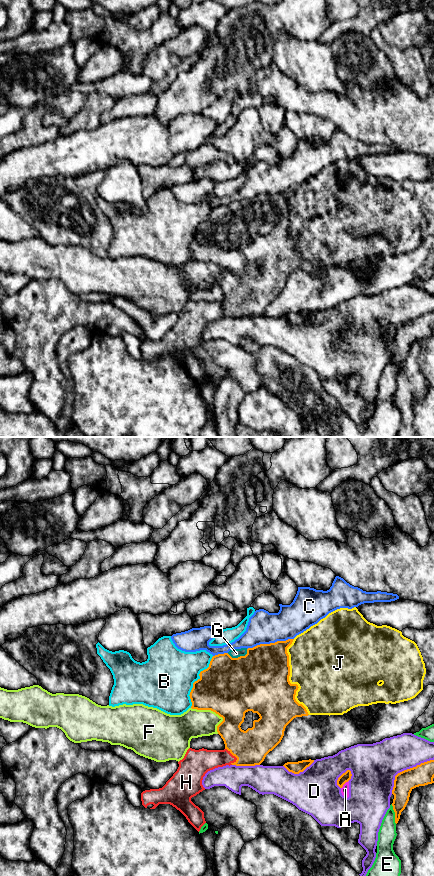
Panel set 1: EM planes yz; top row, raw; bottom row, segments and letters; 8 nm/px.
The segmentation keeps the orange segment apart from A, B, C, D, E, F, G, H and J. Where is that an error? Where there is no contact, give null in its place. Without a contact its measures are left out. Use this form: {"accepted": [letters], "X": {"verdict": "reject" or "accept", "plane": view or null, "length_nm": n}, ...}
{"accepted": ["G", "H"], "A": {"verdict": "reject", "plane": "yz", "length_nm": 90}, "B": {"verdict": "reject", "plane": "yz", "length_nm": 460}, "C": {"verdict": "reject", "plane": "yz", "length_nm": 380}, "D": {"verdict": "reject", "plane": "yz", "length_nm": 440}, "E": {"verdict": "reject", "plane": "yz", "length_nm": 170}, "F": {"verdict": "reject", "plane": "yz", "length_nm": 300}, "G": {"verdict": "accept", "plane": "yz", "length_nm": 170}, "H": {"verdict": "accept", "plane": "yz", "length_nm": 150}, "J": {"verdict": "reject", "plane": "yz", "length_nm": 600}}

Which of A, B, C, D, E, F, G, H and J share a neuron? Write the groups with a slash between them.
A D / B / C / E / F / G H / J

